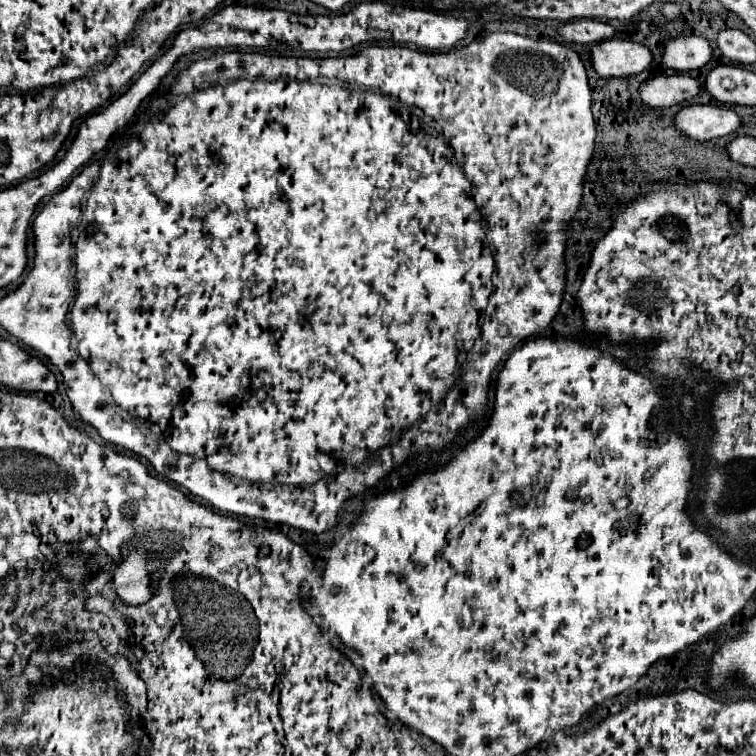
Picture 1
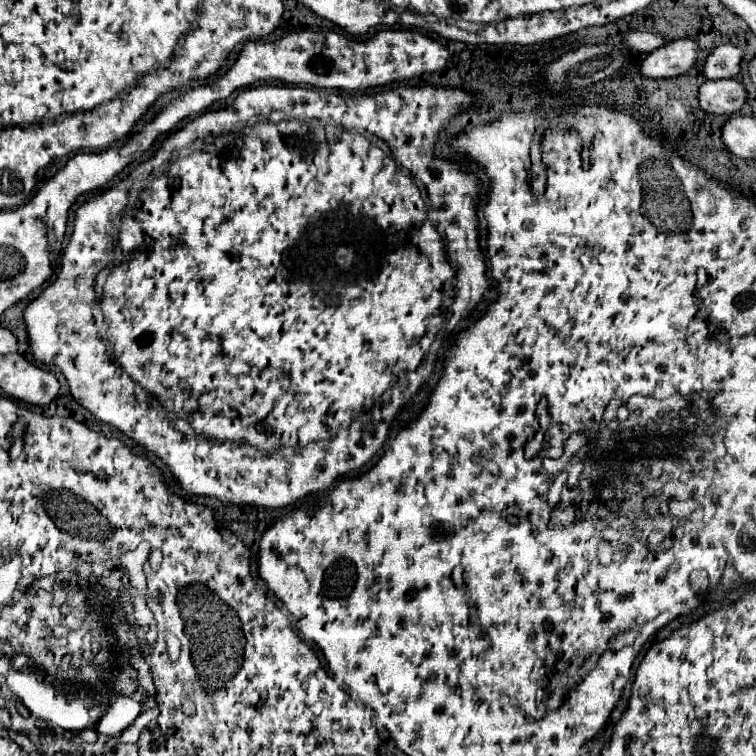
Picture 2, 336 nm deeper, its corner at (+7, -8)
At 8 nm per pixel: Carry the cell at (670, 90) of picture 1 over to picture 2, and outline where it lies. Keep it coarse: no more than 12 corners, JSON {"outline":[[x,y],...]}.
{"outline":[[706,80],[700,108],[730,116],[742,108],[744,86],[736,80]]}

